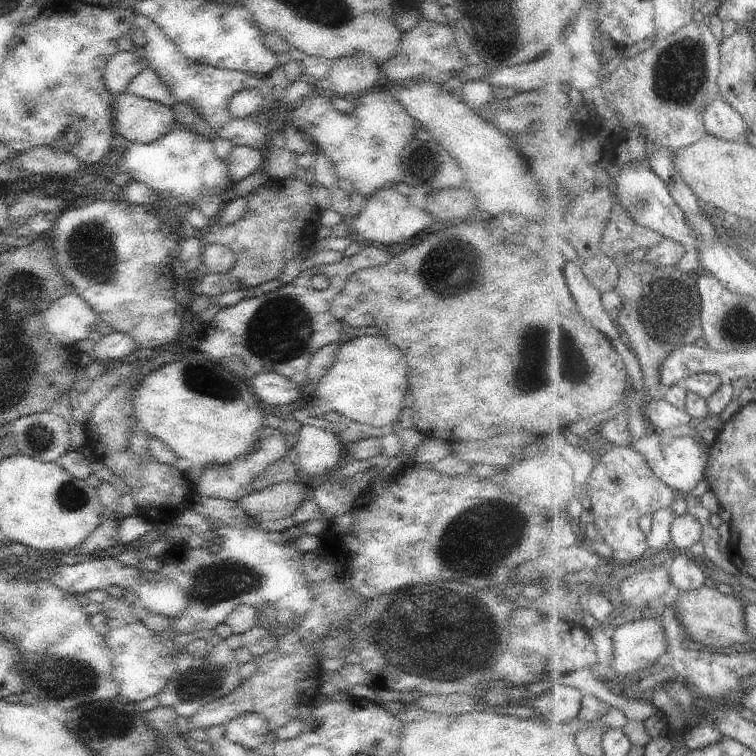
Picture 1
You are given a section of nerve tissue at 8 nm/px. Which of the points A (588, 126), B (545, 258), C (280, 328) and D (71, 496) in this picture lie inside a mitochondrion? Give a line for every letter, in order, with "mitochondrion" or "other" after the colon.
A: other
B: other
C: mitochondrion
D: mitochondrion

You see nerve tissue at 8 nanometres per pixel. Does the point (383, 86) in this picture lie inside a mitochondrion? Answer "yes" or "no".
no

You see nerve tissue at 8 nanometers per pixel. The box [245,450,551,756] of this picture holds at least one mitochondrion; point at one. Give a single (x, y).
(411, 638)

